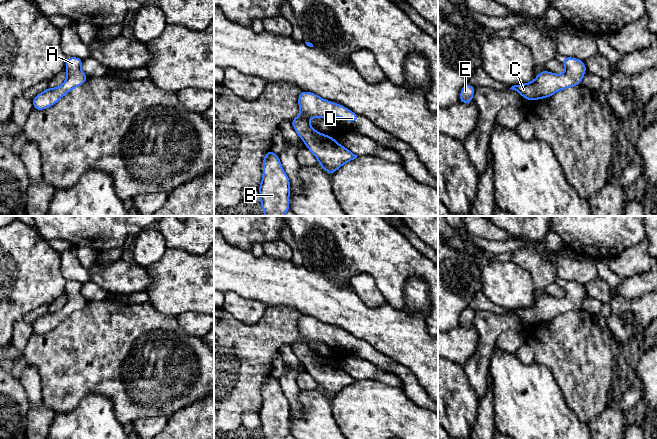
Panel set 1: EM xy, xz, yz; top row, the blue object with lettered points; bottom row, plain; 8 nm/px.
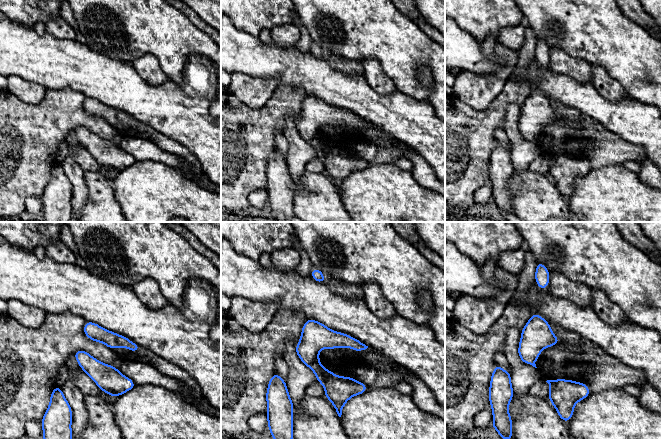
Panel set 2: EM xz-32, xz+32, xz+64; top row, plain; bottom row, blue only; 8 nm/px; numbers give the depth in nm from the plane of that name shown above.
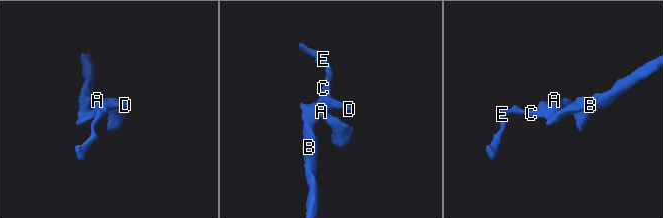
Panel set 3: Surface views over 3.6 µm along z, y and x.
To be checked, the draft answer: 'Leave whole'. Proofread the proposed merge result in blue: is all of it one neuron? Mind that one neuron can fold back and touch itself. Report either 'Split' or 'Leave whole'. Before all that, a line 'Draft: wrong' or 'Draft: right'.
Draft: right
Leave whole

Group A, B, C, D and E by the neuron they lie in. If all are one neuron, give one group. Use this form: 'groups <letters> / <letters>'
groups A B C D E

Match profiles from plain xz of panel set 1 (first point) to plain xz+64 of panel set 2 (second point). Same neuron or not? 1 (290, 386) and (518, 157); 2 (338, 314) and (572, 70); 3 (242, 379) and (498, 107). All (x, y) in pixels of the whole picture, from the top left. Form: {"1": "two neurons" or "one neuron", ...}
{"1": "one neuron", "2": "two neurons", "3": "one neuron"}

